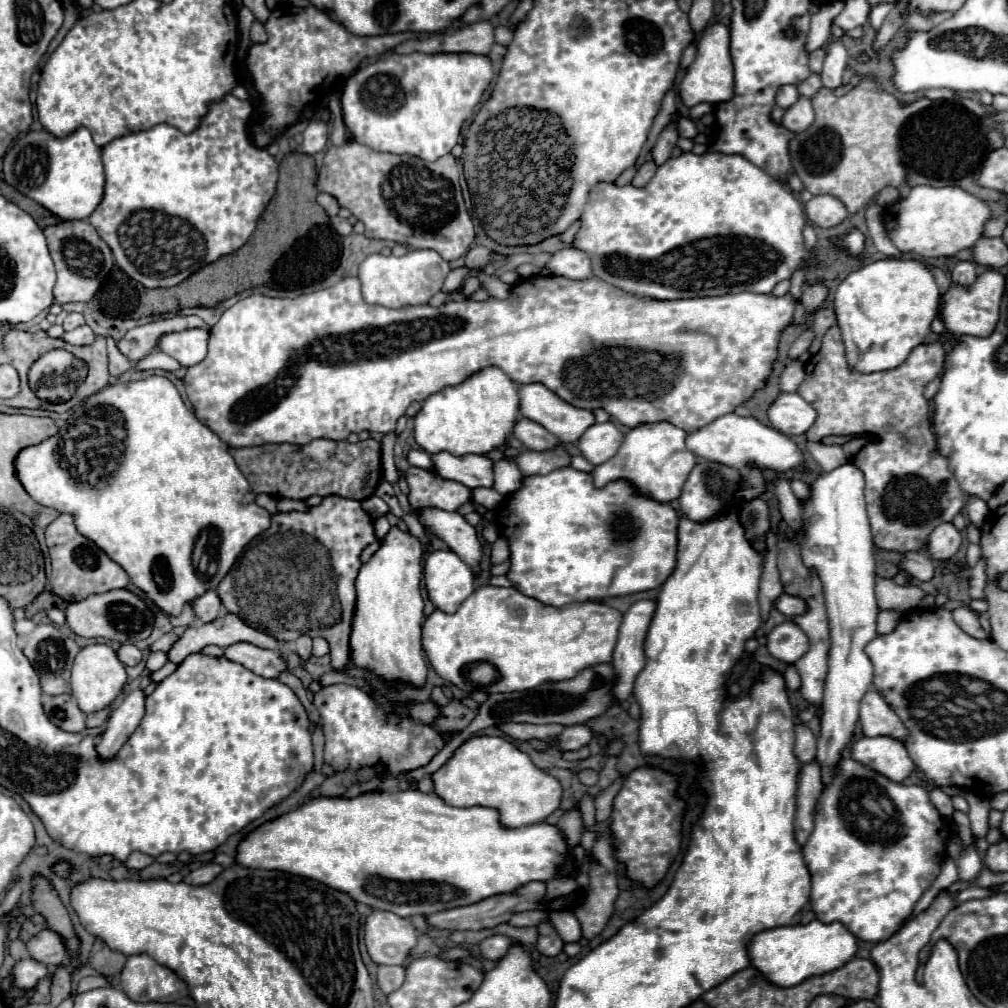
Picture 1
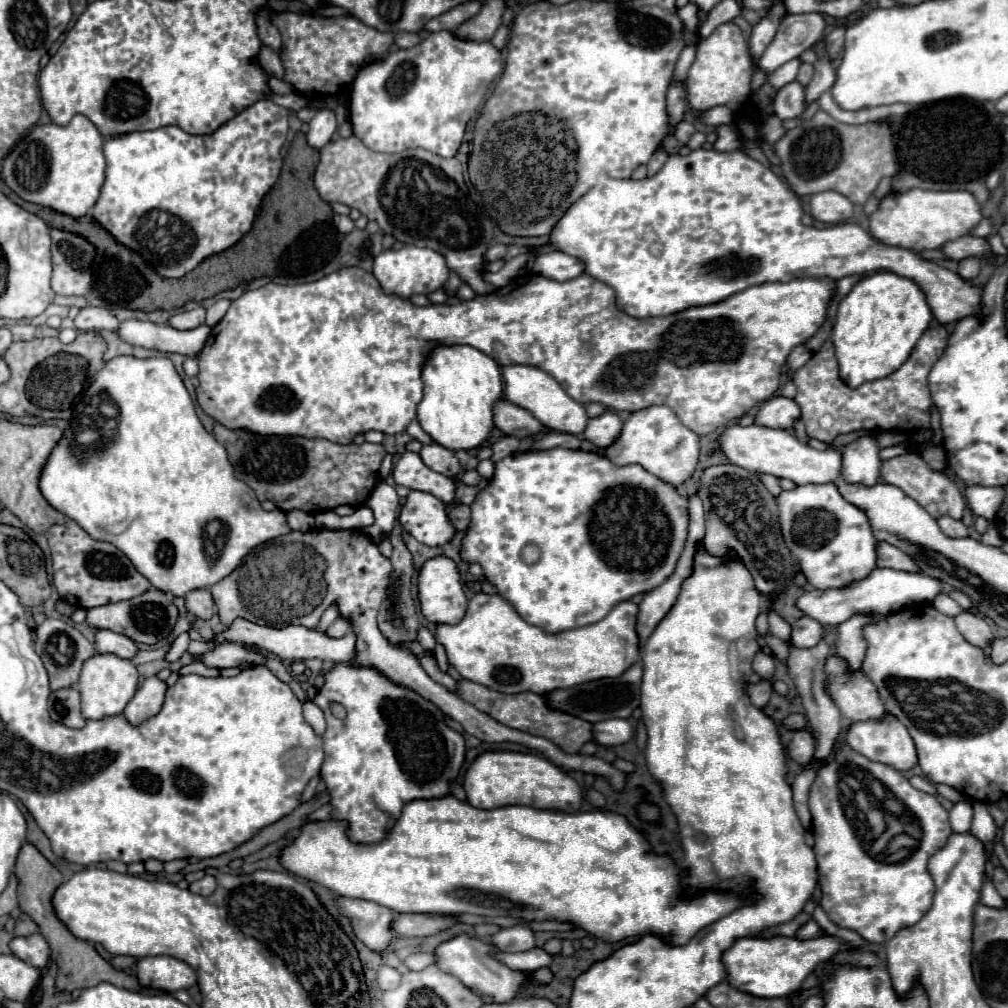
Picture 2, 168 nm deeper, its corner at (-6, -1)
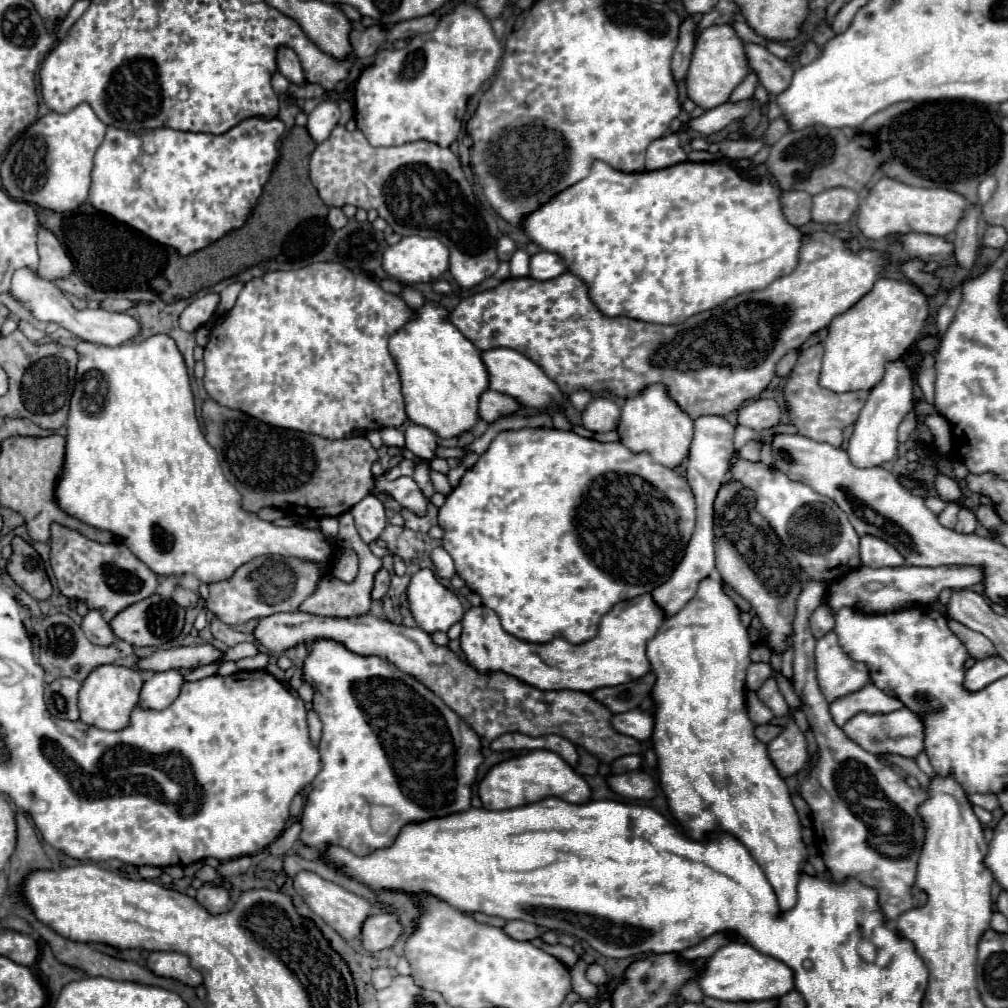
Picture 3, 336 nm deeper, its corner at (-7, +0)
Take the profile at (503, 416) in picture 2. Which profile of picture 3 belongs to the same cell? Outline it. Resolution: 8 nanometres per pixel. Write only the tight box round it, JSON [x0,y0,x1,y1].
[478,390,518,422]

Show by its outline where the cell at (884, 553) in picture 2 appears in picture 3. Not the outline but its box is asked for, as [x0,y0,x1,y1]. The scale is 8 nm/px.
[860,534,906,568]

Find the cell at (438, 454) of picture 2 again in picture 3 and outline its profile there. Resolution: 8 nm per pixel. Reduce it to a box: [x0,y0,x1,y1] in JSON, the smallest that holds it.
[404,424,436,460]

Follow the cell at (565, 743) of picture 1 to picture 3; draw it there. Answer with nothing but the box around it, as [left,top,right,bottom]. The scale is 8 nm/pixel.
[612,710,654,740]

